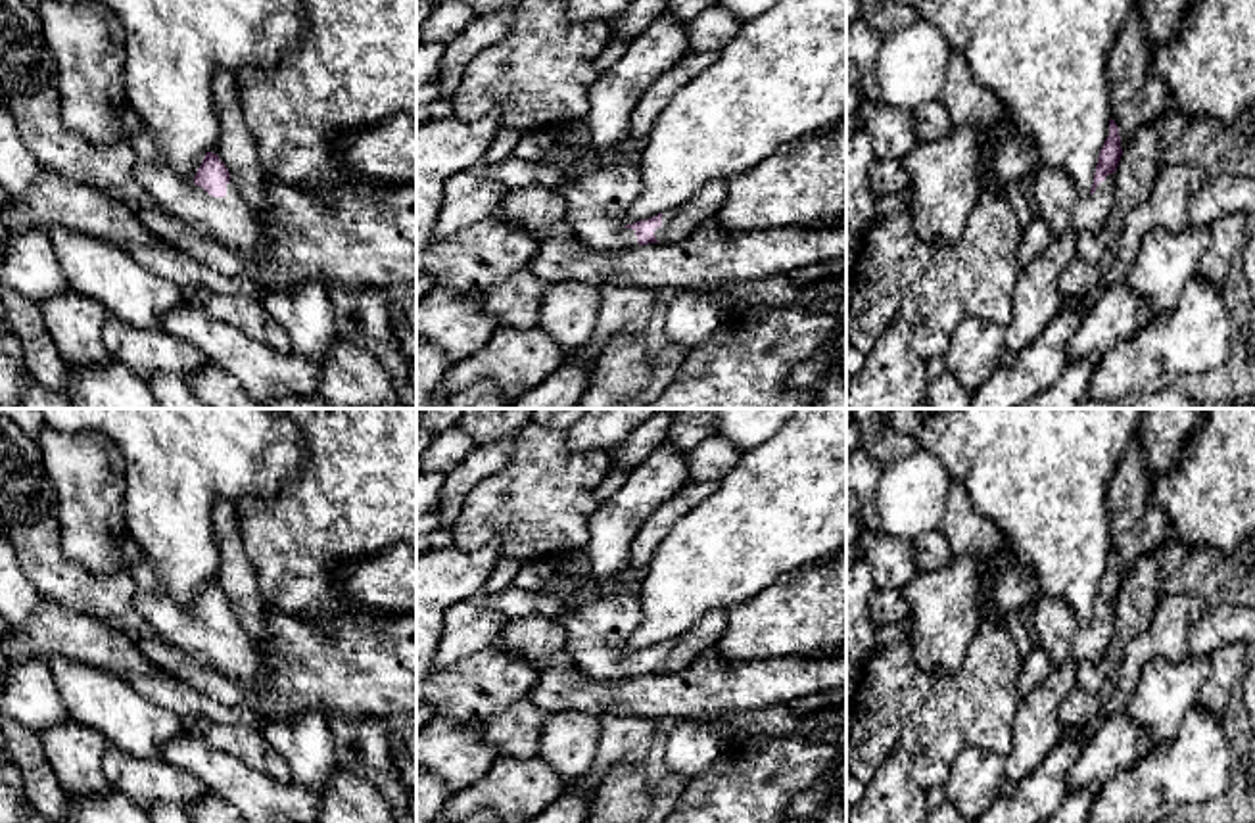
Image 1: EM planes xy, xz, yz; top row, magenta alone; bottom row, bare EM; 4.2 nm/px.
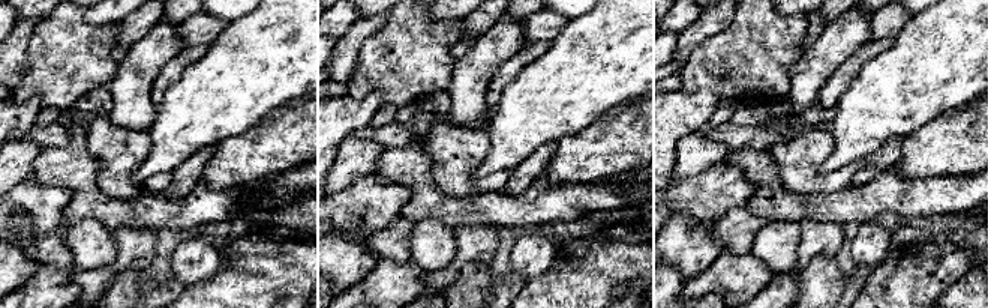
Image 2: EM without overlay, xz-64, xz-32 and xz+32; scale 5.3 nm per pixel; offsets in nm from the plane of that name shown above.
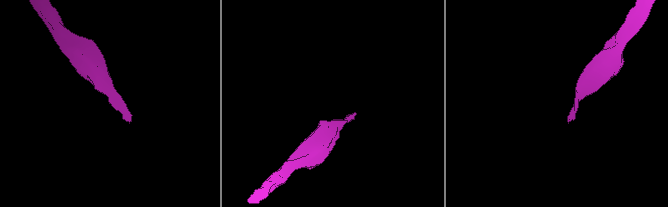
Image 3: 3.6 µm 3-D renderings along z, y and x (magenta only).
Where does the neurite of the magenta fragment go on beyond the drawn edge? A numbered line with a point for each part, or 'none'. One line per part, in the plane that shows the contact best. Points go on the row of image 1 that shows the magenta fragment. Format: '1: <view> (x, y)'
1: xy (231, 221)

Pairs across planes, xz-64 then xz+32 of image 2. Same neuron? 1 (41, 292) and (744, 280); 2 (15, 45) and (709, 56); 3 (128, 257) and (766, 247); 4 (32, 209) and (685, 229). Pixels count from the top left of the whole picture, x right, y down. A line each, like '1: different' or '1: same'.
1: same
2: different
3: different
4: different

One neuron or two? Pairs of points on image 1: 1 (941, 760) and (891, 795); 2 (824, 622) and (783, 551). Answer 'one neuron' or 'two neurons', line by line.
1: two neurons
2: two neurons

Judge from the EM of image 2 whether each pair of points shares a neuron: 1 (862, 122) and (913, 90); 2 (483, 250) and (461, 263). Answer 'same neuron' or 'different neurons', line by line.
1: same neuron
2: same neuron

